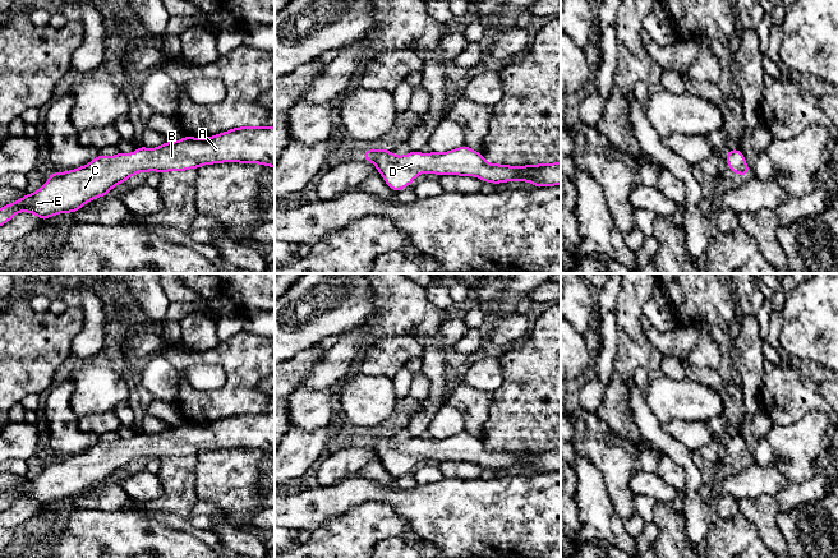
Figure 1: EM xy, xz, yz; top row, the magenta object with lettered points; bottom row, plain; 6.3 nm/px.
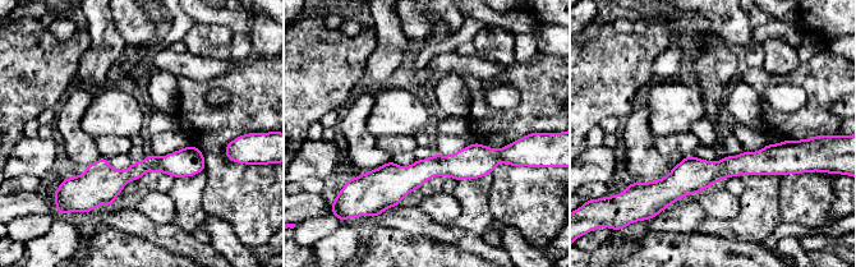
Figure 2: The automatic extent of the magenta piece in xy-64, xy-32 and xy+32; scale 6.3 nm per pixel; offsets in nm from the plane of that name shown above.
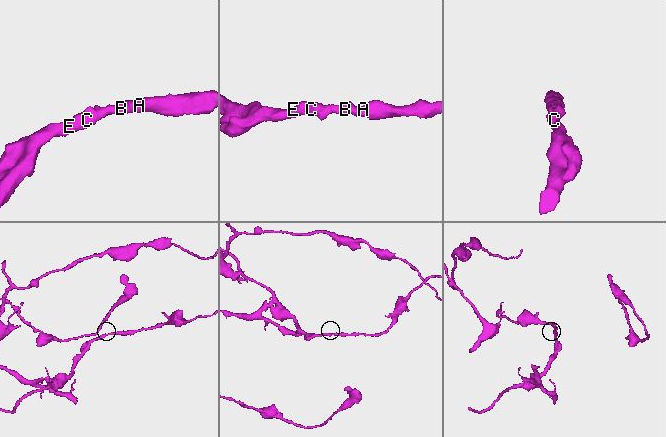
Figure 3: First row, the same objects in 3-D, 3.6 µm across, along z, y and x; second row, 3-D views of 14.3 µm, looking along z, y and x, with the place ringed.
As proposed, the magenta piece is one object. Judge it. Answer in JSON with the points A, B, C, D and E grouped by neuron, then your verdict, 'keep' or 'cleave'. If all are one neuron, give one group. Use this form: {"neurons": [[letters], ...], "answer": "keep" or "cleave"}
{"neurons": [["A", "B", "C", "D", "E"]], "answer": "keep"}

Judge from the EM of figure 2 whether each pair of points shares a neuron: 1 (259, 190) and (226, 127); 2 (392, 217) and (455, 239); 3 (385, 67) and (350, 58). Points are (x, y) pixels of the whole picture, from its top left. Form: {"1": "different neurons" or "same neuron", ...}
{"1": "same neuron", "2": "same neuron", "3": "different neurons"}

